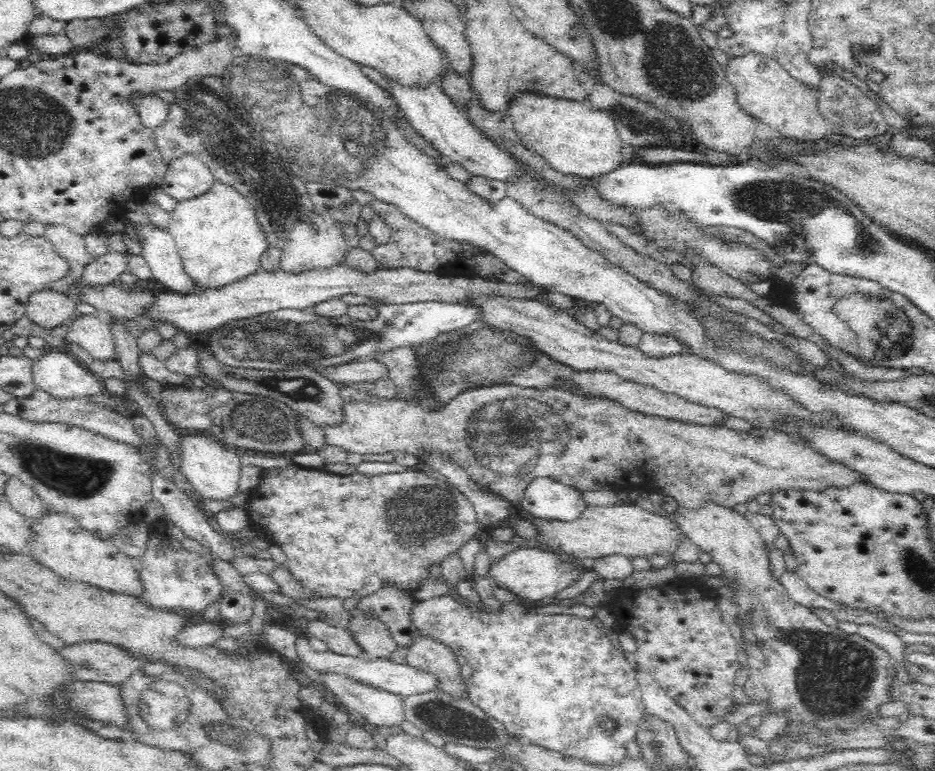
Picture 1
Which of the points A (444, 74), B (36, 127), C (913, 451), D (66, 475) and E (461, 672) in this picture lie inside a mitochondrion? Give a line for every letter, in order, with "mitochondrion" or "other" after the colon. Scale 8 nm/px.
A: other
B: mitochondrion
C: other
D: mitochondrion
E: other

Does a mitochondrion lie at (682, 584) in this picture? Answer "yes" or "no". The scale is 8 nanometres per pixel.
no

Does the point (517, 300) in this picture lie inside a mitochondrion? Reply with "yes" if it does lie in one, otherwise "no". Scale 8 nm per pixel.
no

